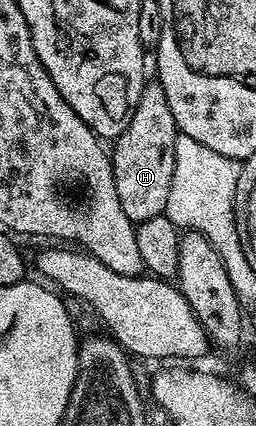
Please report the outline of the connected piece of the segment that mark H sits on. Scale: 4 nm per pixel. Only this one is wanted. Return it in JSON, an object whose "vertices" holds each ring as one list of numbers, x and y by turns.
{"vertices":[[145,80,142,95,138,98,138,107,134,107,134,116,122,135,115,138,111,146,112,178,118,191,118,203,122,203,122,211,134,223,153,219,164,215,166,199,170,199,170,179,174,179,174,143,178,130,174,123,174,115,170,112,170,103,166,103,166,91,162,91,159,80]]}

